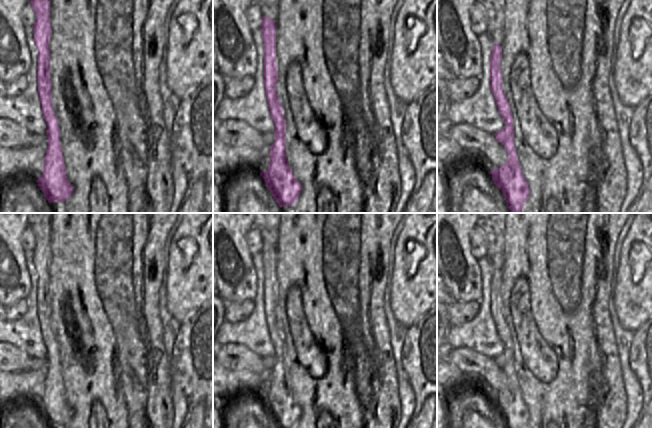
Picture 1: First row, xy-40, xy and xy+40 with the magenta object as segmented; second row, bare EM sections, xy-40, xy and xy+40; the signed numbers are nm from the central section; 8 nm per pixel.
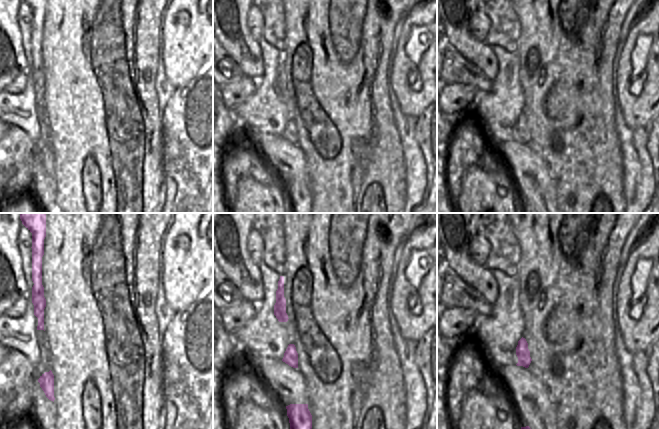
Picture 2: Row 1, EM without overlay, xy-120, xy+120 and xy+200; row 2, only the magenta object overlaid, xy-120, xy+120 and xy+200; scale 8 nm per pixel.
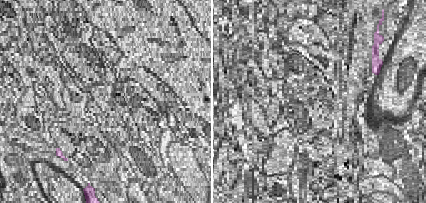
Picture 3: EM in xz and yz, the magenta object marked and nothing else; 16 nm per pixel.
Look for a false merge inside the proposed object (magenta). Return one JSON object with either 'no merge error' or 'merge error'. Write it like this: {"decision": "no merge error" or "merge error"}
{"decision": "merge error"}

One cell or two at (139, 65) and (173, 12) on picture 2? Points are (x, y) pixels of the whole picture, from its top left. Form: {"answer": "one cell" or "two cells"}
{"answer": "two cells"}

